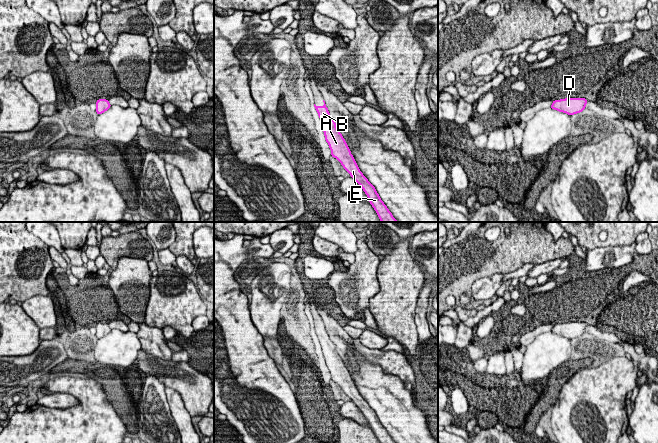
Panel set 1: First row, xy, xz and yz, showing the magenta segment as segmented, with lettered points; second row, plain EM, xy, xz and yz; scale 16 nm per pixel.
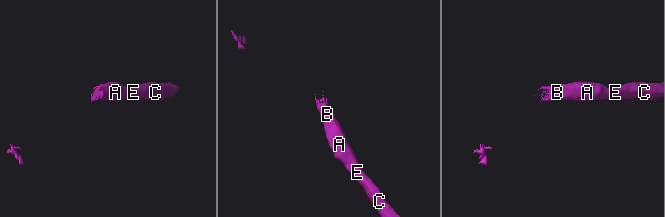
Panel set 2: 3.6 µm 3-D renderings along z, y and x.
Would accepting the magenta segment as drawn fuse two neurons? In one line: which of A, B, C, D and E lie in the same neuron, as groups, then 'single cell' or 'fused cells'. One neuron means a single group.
A B C D E; single cell

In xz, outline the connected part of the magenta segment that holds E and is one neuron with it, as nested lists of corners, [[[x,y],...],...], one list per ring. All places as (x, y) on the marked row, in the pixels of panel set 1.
[[[324,100],[323,102],[323,106],[316,106],[314,104],[314,107],[320,118],[325,140],[331,150],[331,156],[336,158],[350,176],[361,186],[381,222],[398,222],[379,197],[375,187],[360,171],[345,139],[337,129],[336,123],[331,117]]]

